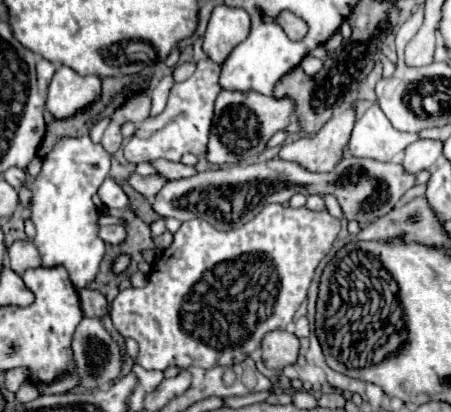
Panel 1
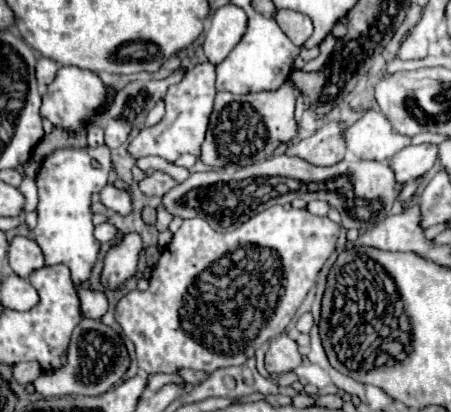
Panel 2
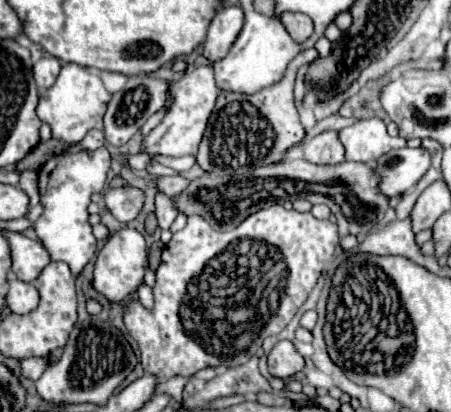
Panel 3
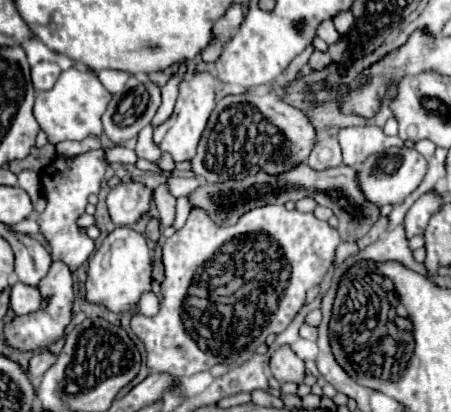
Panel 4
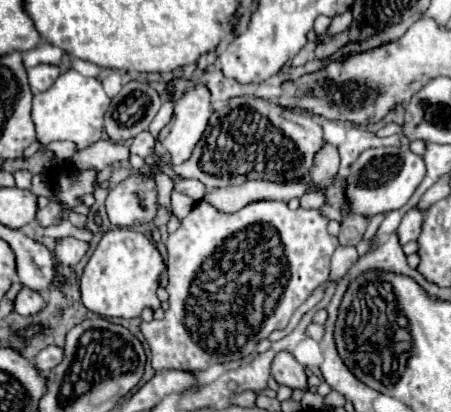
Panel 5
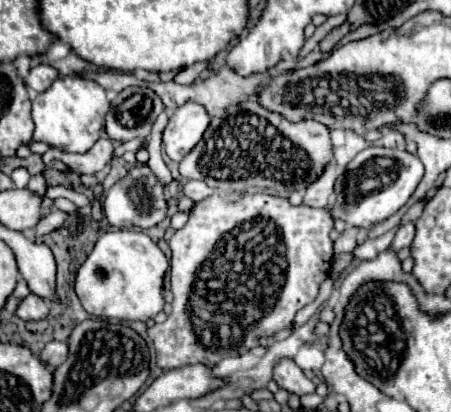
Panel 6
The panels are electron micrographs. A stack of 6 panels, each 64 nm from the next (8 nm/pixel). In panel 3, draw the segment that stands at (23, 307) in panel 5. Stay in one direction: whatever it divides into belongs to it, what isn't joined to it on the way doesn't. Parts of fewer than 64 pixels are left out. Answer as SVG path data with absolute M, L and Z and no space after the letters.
M10 280L10 290L6 294L6 304L14 314L28 314L34 308L38 308L40 302L40 294L36 292L36 288L28 282L22 280Z

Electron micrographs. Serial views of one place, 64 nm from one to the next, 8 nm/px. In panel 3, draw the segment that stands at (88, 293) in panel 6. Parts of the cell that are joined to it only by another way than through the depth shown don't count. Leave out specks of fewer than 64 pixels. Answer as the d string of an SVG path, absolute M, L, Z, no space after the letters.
M120 228L108 236L104 248L96 256L92 288L102 294L108 302L122 304L134 296L134 292L144 284L144 274L148 270L148 246L140 232L132 228Z

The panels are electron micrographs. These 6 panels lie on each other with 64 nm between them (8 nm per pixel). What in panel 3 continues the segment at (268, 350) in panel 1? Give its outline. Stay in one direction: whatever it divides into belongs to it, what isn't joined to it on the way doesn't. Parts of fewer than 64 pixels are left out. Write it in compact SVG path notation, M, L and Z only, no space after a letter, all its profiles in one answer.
M288 340L276 342L268 356L268 372L276 378L290 378L304 370L304 358L296 352L294 344Z

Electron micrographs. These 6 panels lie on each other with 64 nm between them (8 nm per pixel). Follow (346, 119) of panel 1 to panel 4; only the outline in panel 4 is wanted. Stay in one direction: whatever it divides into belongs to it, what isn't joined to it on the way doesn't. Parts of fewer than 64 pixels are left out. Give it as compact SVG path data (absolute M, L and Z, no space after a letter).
M318 138L308 158L308 166L312 170L324 170L324 168L336 168L340 164L342 164L342 156L338 142L334 138Z

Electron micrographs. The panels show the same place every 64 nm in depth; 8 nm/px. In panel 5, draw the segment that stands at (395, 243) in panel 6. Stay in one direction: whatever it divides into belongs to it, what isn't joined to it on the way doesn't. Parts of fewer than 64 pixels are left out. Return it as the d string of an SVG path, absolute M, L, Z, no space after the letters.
M412 208L412 210L408 210L408 212L406 212L406 216L402 218L402 222L400 222L398 230L396 230L402 246L418 238L422 220L424 220L424 212L420 212L420 210L416 210L416 208Z

